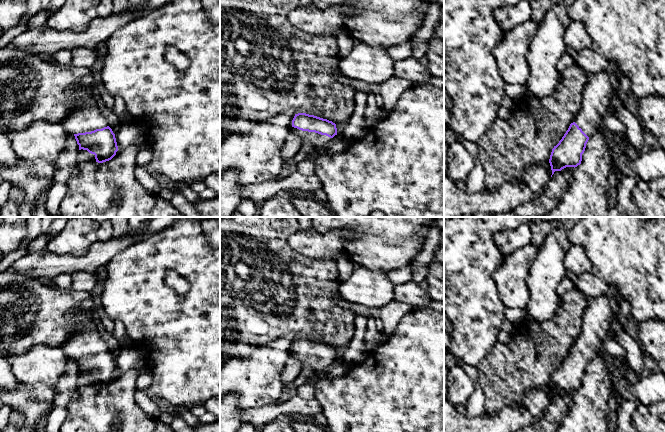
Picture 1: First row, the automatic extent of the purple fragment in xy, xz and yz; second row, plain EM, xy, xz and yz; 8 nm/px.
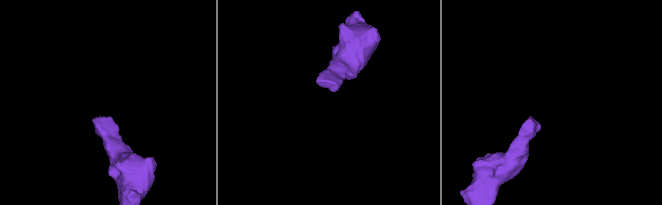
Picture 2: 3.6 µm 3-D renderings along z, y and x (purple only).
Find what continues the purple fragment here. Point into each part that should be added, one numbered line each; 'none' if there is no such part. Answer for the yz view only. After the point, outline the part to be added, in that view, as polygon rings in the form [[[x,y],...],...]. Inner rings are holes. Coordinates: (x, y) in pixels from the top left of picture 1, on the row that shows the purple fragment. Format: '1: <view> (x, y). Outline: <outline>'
1: yz (599, 89). Outline: [[[609,61],[609,69],[596,74],[589,74],[582,92],[581,108],[575,117],[575,123],[590,137],[601,126],[610,100],[619,81],[616,74],[619,68],[614,61]]]

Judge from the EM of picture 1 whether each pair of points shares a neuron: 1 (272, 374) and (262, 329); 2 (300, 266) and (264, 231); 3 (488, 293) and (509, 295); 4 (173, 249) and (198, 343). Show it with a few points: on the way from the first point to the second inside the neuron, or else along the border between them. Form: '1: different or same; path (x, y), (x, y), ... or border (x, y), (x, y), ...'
1: different; border (287, 334), (283, 334), (256, 347)
2: same; path (291, 259), (272, 240)
3: different; border (494, 271), (493, 278), (497, 296), (504, 307)
4: same; path (196, 272), (198, 274), (198, 320)

